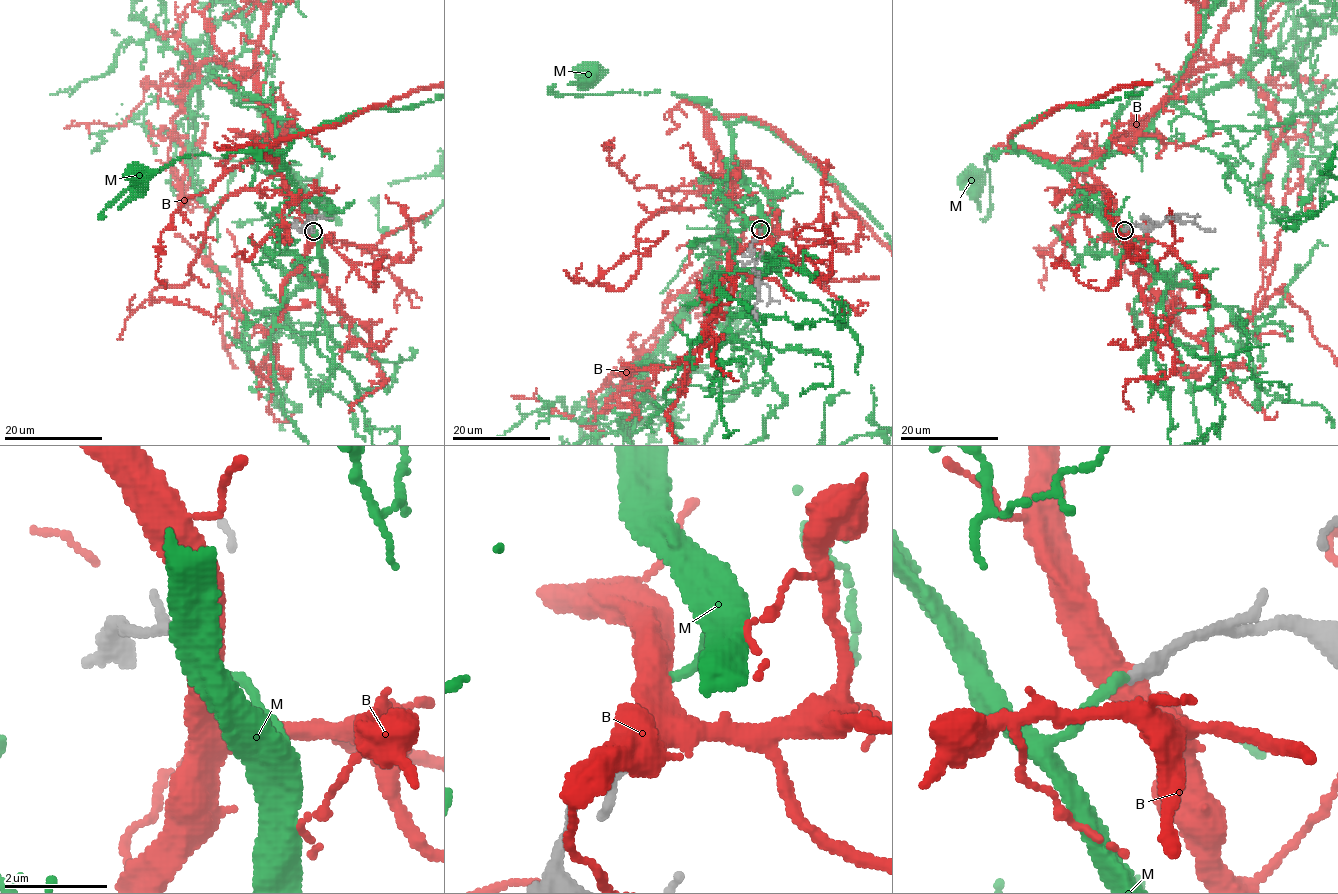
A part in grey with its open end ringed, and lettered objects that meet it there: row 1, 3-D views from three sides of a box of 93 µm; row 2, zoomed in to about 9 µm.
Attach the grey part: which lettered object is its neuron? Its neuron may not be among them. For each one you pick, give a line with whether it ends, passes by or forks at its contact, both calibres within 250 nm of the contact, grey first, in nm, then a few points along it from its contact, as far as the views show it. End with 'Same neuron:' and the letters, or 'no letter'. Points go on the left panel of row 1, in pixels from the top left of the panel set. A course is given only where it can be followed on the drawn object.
M: it ends there; 260 nm thick on the grey side, 180 nm on the other; it runs (313, 232), (320, 236), (279, 153), (263, 149), (180, 156), (137, 181), (131, 176)
Same neuron: M

